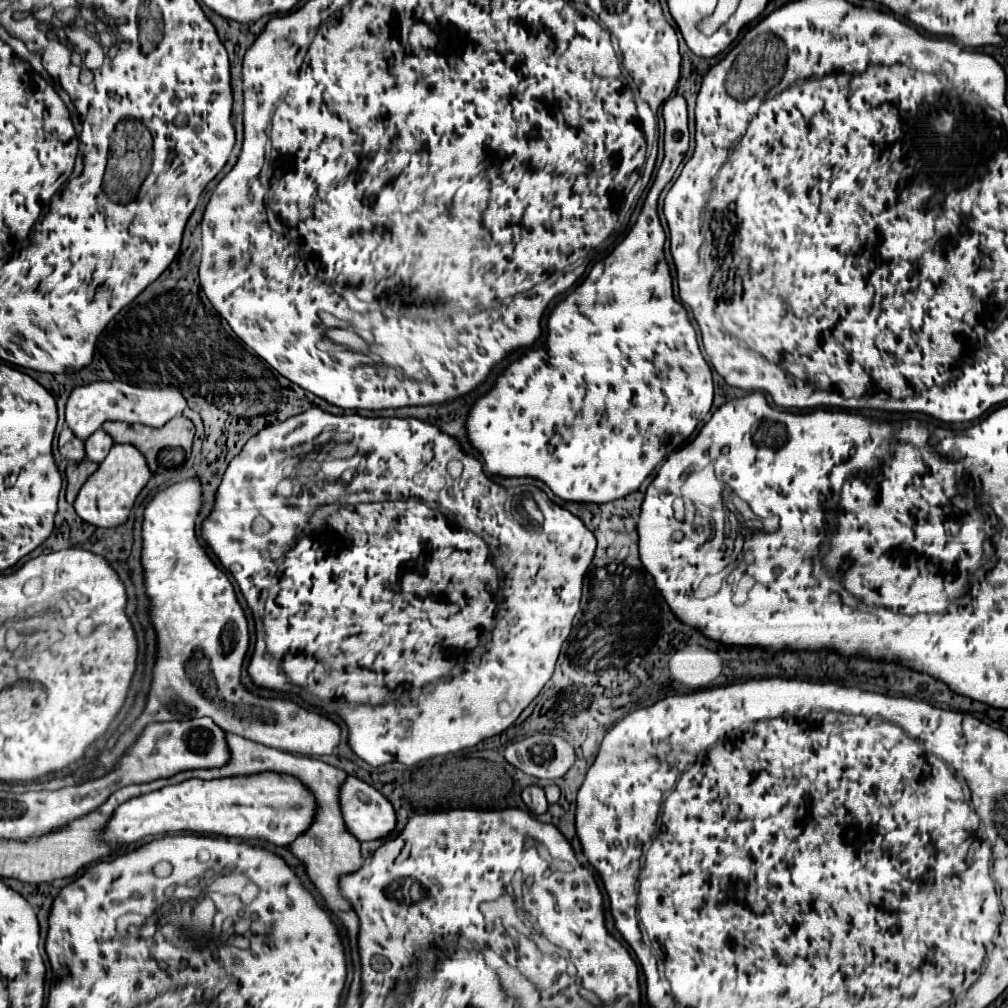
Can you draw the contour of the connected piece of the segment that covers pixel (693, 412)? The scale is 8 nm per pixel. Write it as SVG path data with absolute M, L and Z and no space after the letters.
M670 97L664 103L662 115L666 123L664 161L636 225L612 253L592 267L588 277L572 293L556 303L548 315L544 345L528 349L512 361L498 375L494 397L492 389L480 395L472 403L464 423L466 437L484 457L488 473L538 479L564 501L608 503L638 491L654 467L694 433L712 407L712 371L700 353L696 331L684 305L674 299L672 277L664 257L666 233L656 213L662 189L670 183L688 151L684 97Z

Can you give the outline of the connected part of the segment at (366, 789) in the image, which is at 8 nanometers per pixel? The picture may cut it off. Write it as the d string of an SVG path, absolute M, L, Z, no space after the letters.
M348 777L346 783L342 785L340 803L342 803L346 827L350 829L350 833L354 833L358 837L358 841L386 839L396 827L396 811L394 811L392 803L380 791L376 791L372 785L364 783L356 777Z

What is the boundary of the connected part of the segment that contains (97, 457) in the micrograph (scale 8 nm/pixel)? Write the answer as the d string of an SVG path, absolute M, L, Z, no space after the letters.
M98 429L98 431L94 431L94 433L84 441L84 445L86 445L86 457L88 457L90 461L94 461L94 463L100 463L102 457L108 455L110 447L114 445L114 441L112 441L112 437L110 437L104 429Z

